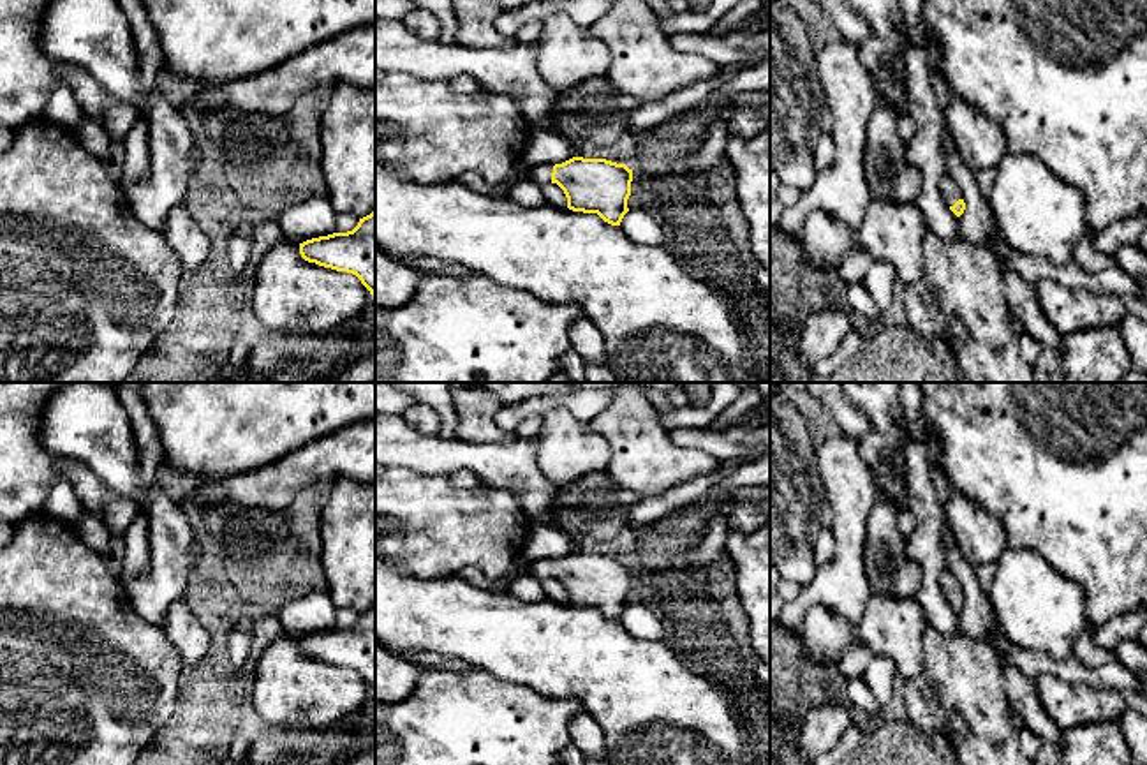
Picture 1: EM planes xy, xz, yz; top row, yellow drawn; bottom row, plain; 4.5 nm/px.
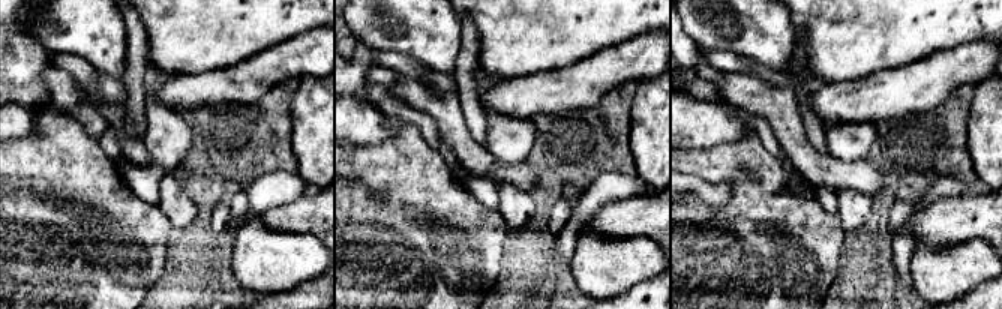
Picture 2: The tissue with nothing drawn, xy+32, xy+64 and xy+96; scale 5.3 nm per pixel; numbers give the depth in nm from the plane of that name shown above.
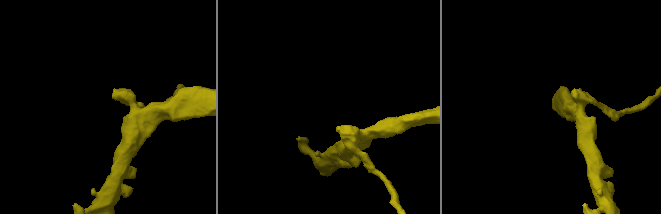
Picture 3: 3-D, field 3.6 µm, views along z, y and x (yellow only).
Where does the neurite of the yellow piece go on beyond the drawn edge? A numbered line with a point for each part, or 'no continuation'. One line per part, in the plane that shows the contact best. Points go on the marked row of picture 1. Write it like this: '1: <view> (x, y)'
1: xz (541, 173)

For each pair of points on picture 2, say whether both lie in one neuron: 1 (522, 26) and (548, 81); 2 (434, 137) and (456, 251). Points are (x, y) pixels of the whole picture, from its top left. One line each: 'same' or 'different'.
1: different
2: different

